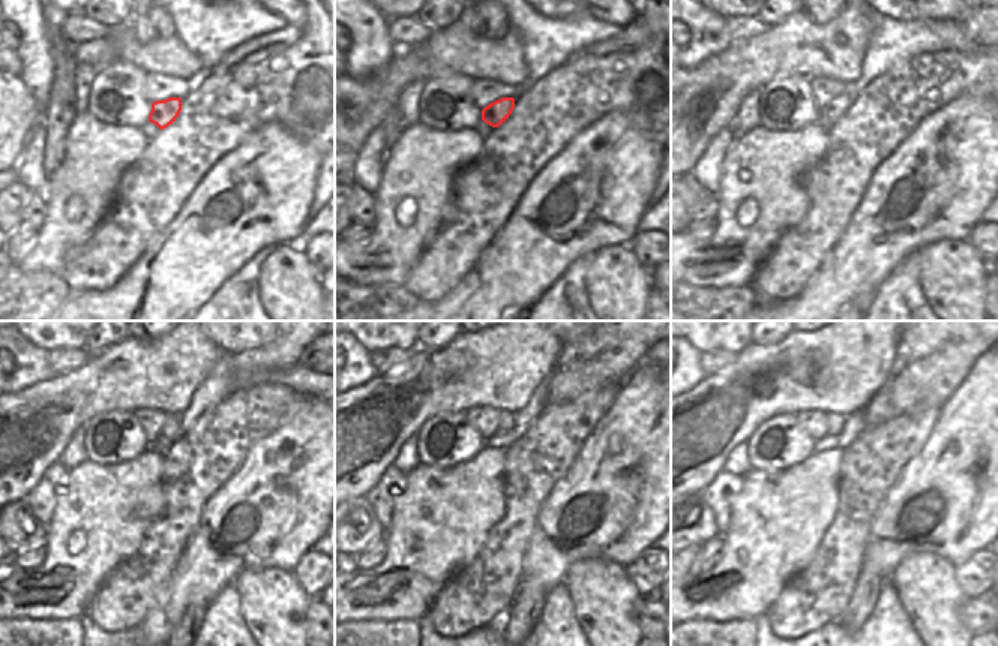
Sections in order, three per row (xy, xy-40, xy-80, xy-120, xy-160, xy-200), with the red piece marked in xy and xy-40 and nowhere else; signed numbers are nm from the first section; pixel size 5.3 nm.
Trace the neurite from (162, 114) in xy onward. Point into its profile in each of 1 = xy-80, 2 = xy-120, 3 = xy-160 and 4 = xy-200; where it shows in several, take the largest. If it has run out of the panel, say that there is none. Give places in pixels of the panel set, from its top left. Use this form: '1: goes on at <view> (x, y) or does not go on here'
1: goes on at xy-80 (830, 113)
2: goes on at xy-120 (171, 430)
3: goes on at xy-160 (505, 420)
4: goes on at xy-200 (835, 420)

